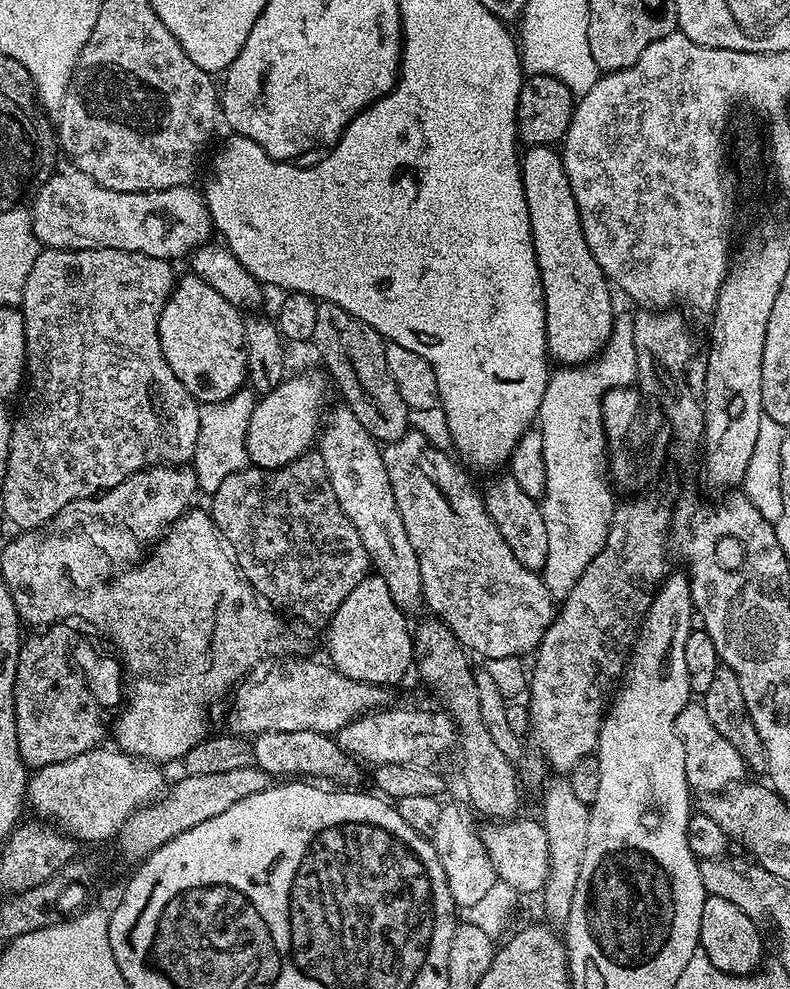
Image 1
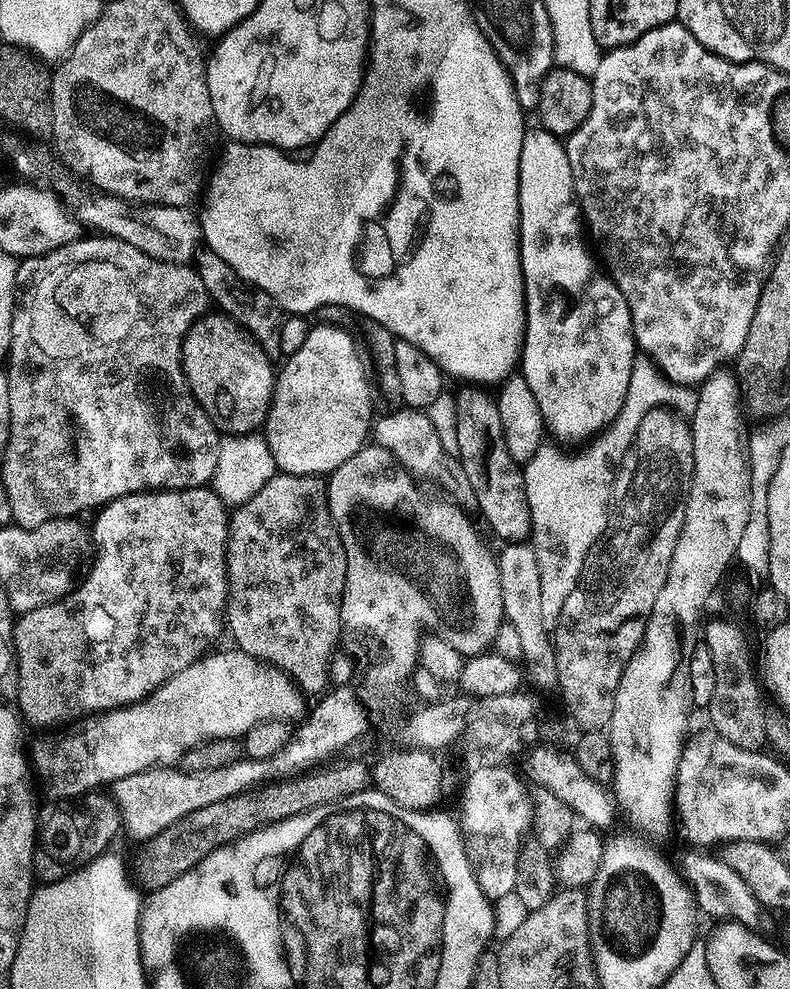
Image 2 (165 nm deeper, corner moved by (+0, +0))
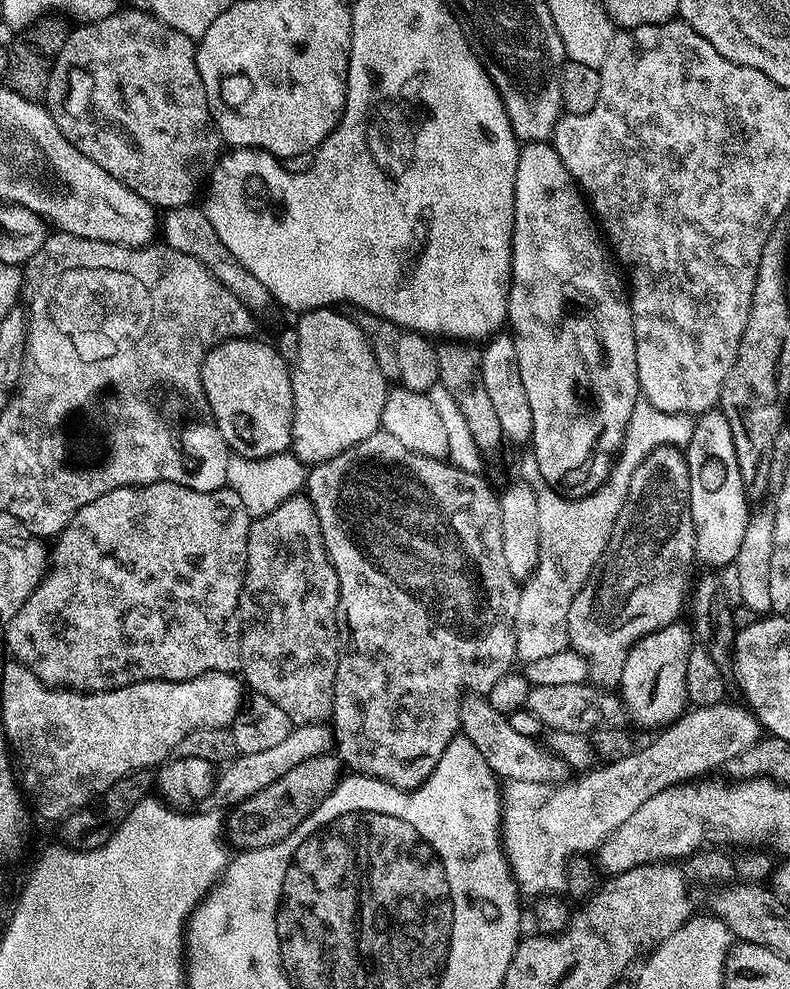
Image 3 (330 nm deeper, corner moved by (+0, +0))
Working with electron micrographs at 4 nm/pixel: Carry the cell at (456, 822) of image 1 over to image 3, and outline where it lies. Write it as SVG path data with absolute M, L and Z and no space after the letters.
M725 702L718 706L706 706L705 708L692 708L685 711L679 720L667 725L659 733L656 744L648 744L644 749L634 750L622 762L604 764L593 767L579 777L577 784L569 782L557 782L555 784L539 784L538 782L514 782L507 781L502 788L502 823L500 826L500 838L504 849L504 859L508 862L510 875L516 881L517 888L525 897L548 898L553 894L563 893L568 886L570 867L568 859L577 852L584 856L587 852L595 853L601 842L646 798L654 798L664 788L674 788L685 782L704 778L707 772L715 768L727 766L731 760L738 758L738 754L746 754L762 738L762 729L759 720L747 707Z

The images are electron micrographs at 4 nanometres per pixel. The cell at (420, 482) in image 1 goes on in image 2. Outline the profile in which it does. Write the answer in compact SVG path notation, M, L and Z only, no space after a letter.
M407 406L388 410L385 416L375 417L370 436L377 445L388 450L405 470L411 472L417 481L429 480L430 483L437 484L448 495L445 497L451 498L460 506L473 503L475 494L469 479L466 478L466 470L462 470L457 457L446 454L438 434L434 431L434 425L430 423L427 411Z

